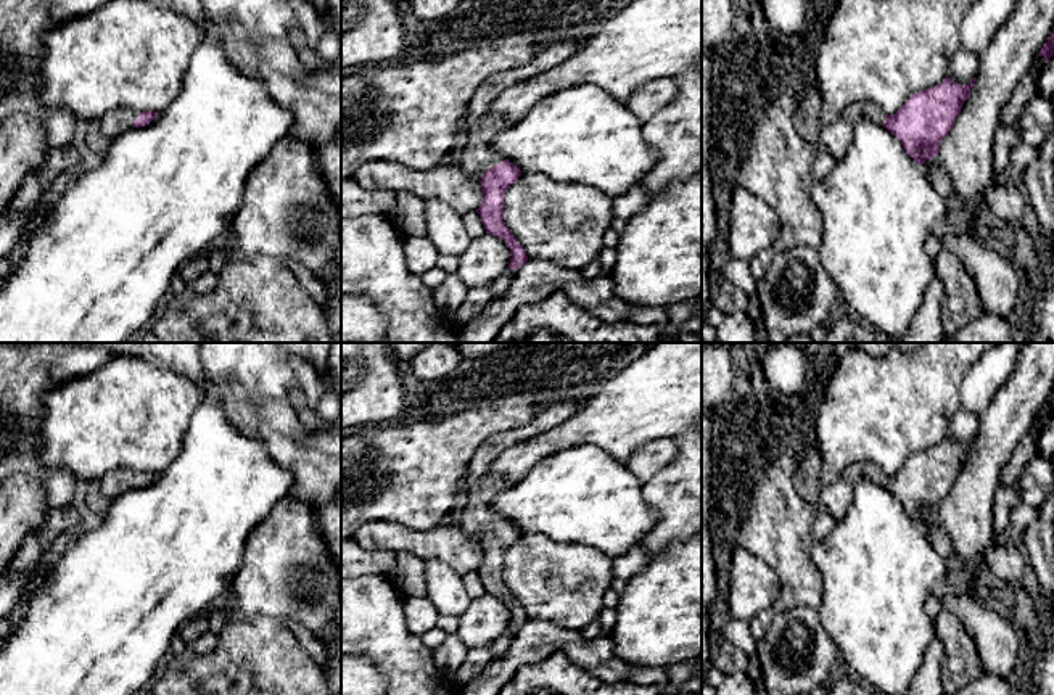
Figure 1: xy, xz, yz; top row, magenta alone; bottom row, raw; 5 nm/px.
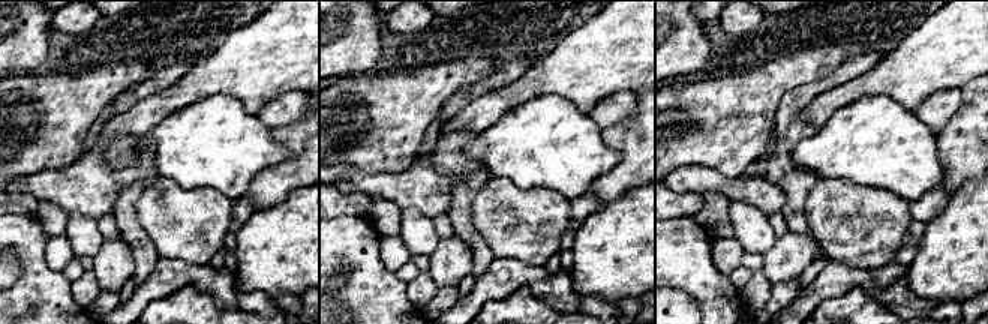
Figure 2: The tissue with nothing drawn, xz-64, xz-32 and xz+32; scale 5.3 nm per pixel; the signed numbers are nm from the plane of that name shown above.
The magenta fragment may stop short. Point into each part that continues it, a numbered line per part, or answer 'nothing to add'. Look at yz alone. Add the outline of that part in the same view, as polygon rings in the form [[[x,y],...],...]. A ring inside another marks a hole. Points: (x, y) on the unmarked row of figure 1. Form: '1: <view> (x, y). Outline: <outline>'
1: yz (834, 497). Outline: [[[813,442],[806,444],[803,457],[797,459],[797,471],[793,484],[800,497],[827,513],[832,513],[837,520],[842,520],[854,484],[859,478],[867,476],[872,483],[883,487],[887,471],[874,463],[853,463],[835,483],[824,484],[819,479],[821,455]]]

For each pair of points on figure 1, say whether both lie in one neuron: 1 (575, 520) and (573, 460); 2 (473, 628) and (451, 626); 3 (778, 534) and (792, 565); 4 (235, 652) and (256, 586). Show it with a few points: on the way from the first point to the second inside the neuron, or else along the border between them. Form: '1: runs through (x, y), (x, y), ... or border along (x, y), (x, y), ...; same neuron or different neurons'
1: runs through (575, 505), (575, 475); same neuron
2: border along (459, 618), (456, 633); different neurons
3: runs through (784, 542), (790, 557); same neuron
4: border along (229, 592), (245, 613), (266, 615), (284, 623); different neurons

